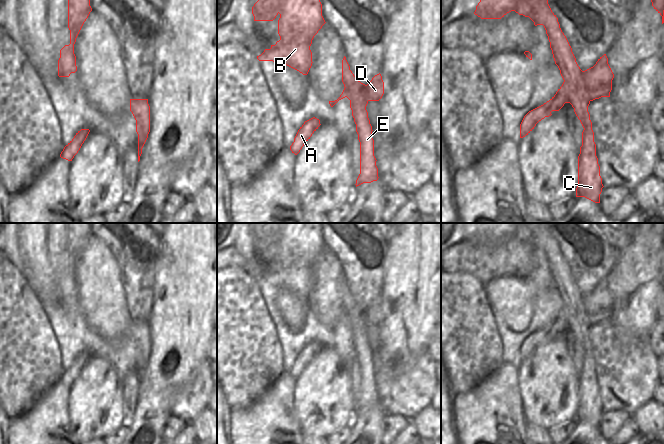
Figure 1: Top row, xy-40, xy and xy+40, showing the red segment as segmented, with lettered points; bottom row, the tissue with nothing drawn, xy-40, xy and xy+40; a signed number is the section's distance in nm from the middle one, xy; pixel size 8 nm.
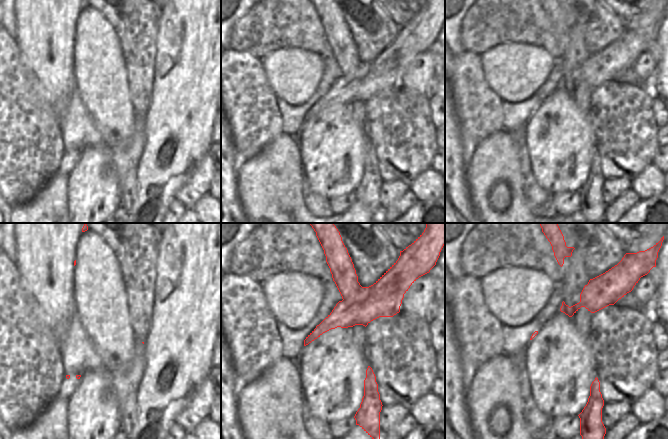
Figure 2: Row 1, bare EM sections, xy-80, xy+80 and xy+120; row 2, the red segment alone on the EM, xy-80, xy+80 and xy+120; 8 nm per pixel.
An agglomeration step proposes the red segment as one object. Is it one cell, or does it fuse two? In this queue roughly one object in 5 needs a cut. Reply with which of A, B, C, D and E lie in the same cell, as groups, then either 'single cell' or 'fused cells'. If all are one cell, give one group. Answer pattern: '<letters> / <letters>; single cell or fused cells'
A D / B C E; fused cells

